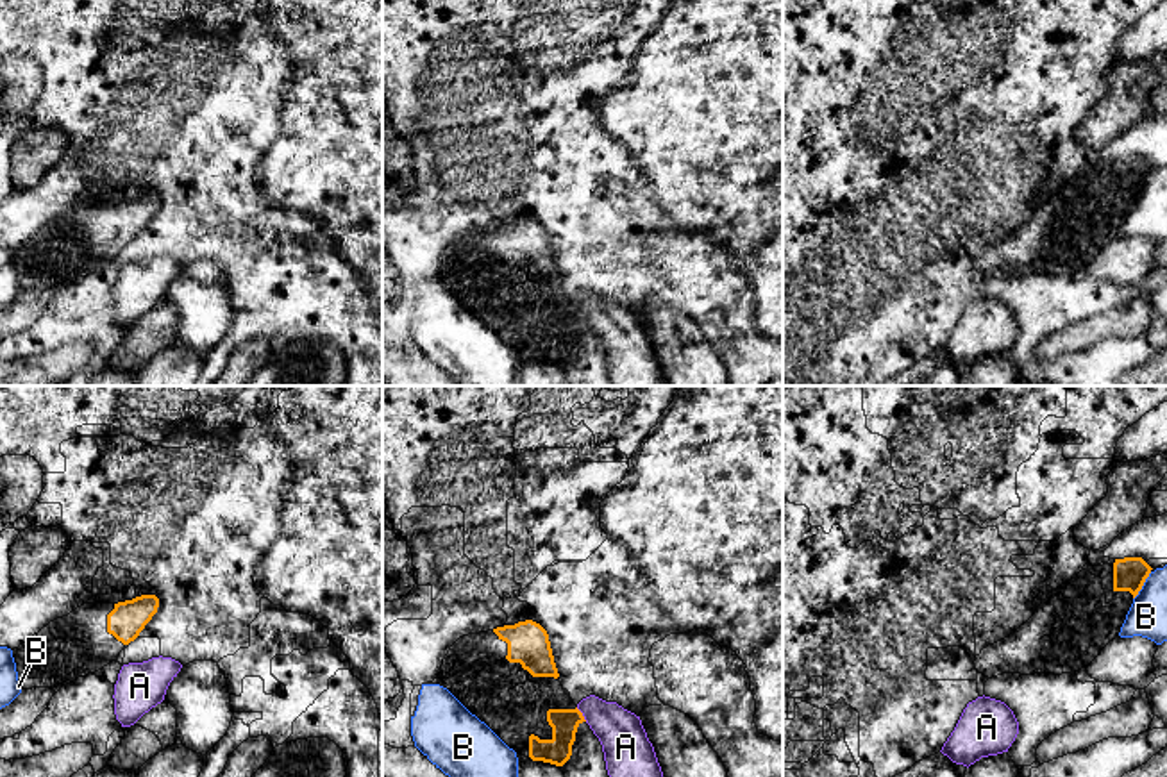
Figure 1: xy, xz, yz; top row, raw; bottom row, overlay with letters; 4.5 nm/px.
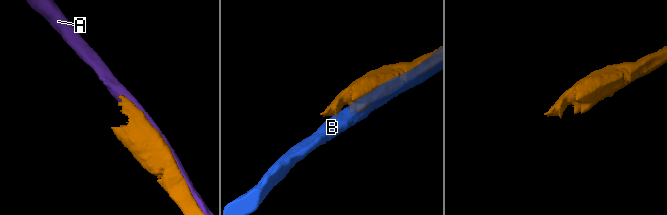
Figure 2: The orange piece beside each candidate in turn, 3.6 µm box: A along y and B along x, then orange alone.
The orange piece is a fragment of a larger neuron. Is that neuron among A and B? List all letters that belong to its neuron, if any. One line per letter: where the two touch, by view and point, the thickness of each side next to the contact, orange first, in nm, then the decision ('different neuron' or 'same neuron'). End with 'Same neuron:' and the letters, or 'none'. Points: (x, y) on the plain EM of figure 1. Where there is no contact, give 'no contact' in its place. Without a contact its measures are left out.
A: meets orange in xz at (581, 315); 120 nm thick on the orange side, 220 nm on the other; different neuron
B: meets orange in yz at (1142, 184); 150 nm thick on the orange side, 180 nm on the other; different neuron
Same neuron: none

